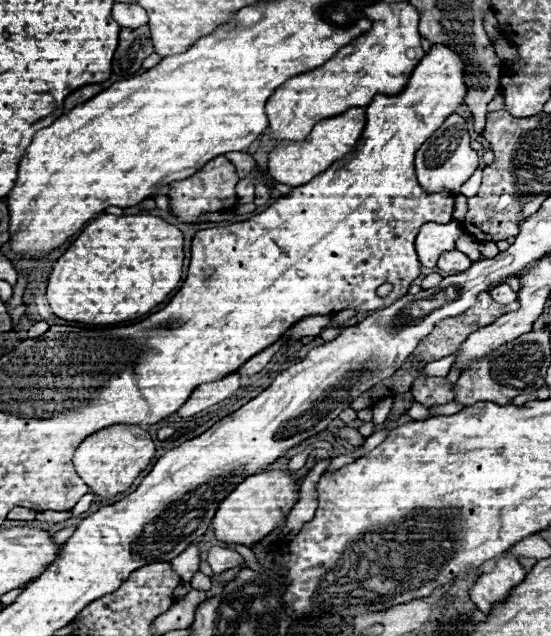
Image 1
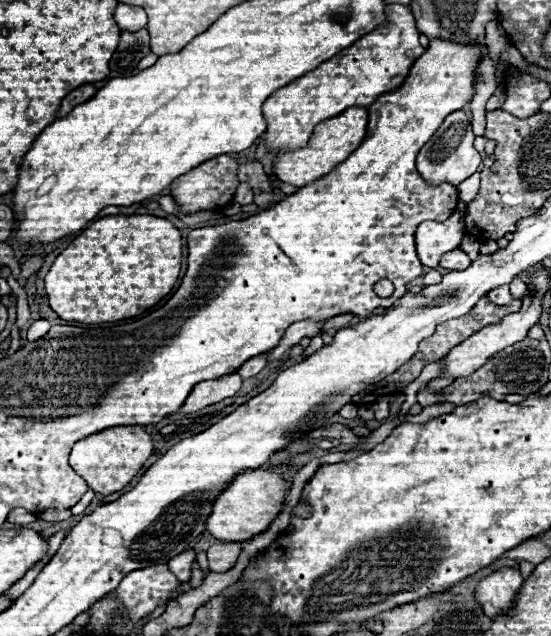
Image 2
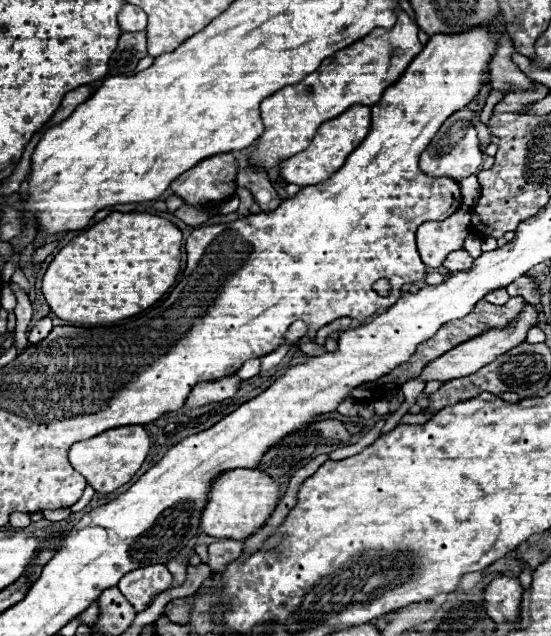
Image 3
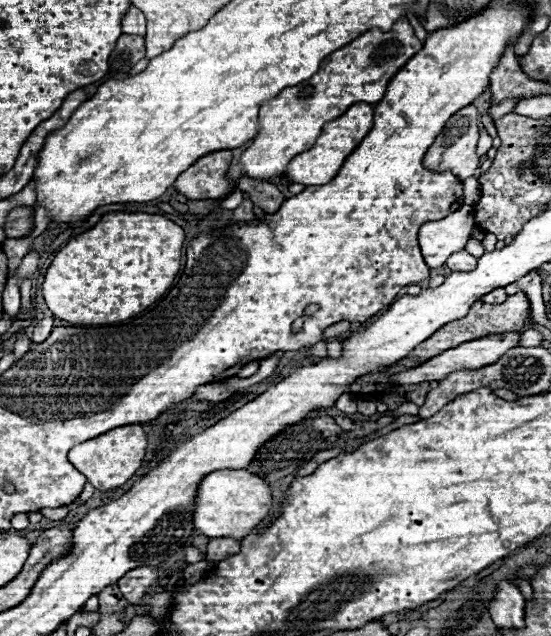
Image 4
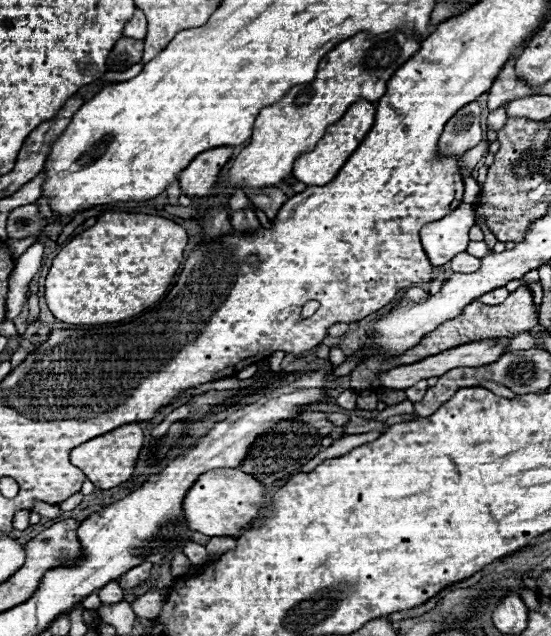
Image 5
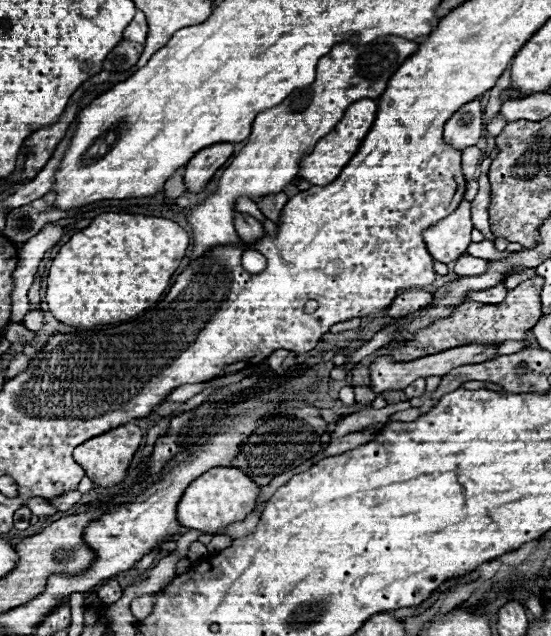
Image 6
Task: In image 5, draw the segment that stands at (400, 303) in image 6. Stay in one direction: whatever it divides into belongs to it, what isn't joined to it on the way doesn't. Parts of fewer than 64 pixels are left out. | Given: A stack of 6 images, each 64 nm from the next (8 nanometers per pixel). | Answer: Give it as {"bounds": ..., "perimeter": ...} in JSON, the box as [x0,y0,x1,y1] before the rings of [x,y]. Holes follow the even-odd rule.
{"bounds":[394,288,430,306],"perimeter":[[[408,288],[406,292],[404,292],[404,296],[394,302],[394,306],[398,306],[404,298],[410,300],[410,302],[414,302],[414,304],[420,304],[422,300],[426,300],[426,296],[430,296],[430,294],[428,294],[424,288]]]}

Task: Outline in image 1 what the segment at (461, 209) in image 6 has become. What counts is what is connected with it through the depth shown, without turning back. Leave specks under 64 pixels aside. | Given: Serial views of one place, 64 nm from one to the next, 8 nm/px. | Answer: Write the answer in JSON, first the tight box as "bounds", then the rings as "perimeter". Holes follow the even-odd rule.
{"bounds":[416,220,464,268],"perimeter":[[[456,220],[448,224],[436,224],[436,222],[422,224],[416,236],[416,252],[422,266],[436,268],[440,254],[446,250],[454,250],[454,244],[462,234],[464,234],[462,224]]]}

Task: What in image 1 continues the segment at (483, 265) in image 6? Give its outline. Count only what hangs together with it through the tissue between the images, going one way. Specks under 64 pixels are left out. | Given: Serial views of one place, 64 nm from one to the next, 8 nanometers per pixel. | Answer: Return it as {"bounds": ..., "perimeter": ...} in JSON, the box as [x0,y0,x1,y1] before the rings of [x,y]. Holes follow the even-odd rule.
{"bounds":[438,250,472,272],"perimeter":[[[450,250],[450,252],[442,254],[442,258],[438,260],[438,268],[446,270],[446,272],[466,270],[466,268],[470,268],[470,264],[472,264],[472,260],[466,254],[458,252],[458,250]]]}

